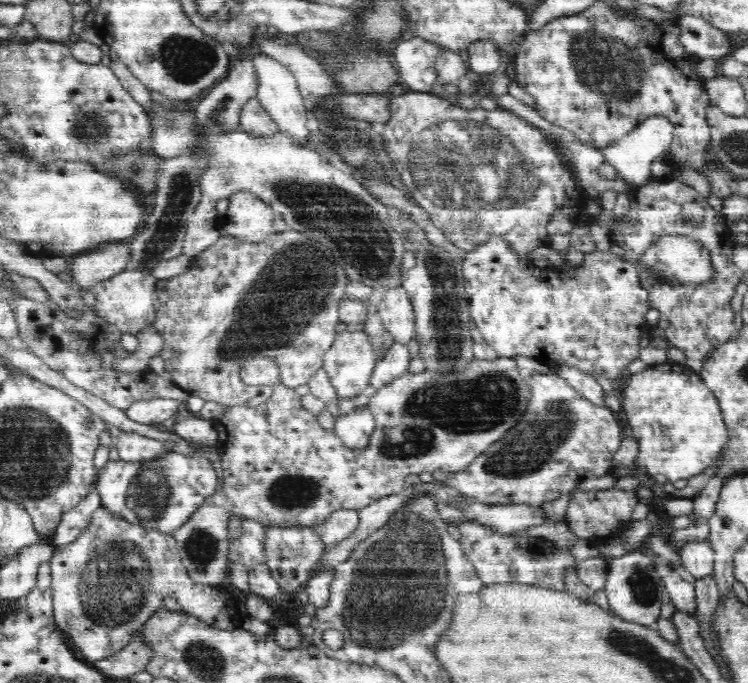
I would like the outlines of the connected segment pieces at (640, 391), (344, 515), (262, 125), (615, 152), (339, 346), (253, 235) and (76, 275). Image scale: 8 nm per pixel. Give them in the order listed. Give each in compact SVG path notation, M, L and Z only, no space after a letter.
M666 361L663 364L657 364L648 366L646 370L638 372L638 374L632 375L630 382L626 384L626 389L624 390L624 402L622 405L622 413L626 416L627 421L625 421L630 430L632 430L632 437L638 441L638 451L637 457L635 458L634 464L639 468L643 469L644 473L650 478L656 480L659 485L663 485L665 482L676 482L680 478L687 478L696 476L697 474L703 473L712 463L715 462L715 458L724 451L727 446L727 441L729 440L729 431L724 422L724 417L722 417L722 412L720 409L720 404L718 400L714 397L714 394L707 388L706 384L702 381L702 378L697 373L694 373L691 369L688 369L685 365L676 364L672 361Z
M336 510L324 522L313 526L313 531L320 537L325 550L328 550L344 539L351 539L354 530L358 528L359 516L360 512L356 510Z
M256 97L250 98L244 104L240 112L240 128L252 136L270 136L280 132L278 125Z
M657 114L643 123L634 126L628 134L624 134L616 144L600 148L607 164L610 164L627 183L646 185L651 178L658 176L654 171L654 162L664 156L673 146L671 137L674 135L674 125L666 116Z
M352 328L338 333L323 358L323 369L336 390L339 399L351 399L363 394L367 386L372 385L371 377L377 364L374 339L361 328Z
M248 191L228 197L229 207L220 215L219 232L237 240L257 243L275 232L275 210L261 198Z
M130 240L106 243L100 250L78 255L68 266L74 284L81 290L92 288L127 268Z

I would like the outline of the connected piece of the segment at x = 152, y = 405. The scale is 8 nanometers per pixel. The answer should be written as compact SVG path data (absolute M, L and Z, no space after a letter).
M152 398L136 402L128 411L127 416L142 425L159 426L164 420L172 418L185 408L185 402L178 400Z

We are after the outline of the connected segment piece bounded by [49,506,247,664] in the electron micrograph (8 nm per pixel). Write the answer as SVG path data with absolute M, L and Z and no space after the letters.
M100 506L90 519L89 525L72 543L53 548L50 558L51 591L53 596L53 615L72 646L78 650L83 660L95 663L123 650L139 631L139 628L158 609L164 608L162 600L166 596L177 600L184 613L196 616L206 625L222 630L236 630L247 618L240 601L231 595L227 587L203 585L188 576L177 553L176 539L171 533L158 532L130 524Z

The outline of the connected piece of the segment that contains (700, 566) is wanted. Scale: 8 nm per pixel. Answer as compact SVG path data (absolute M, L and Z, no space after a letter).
M706 540L685 542L679 556L684 568L697 579L714 572L715 550Z

